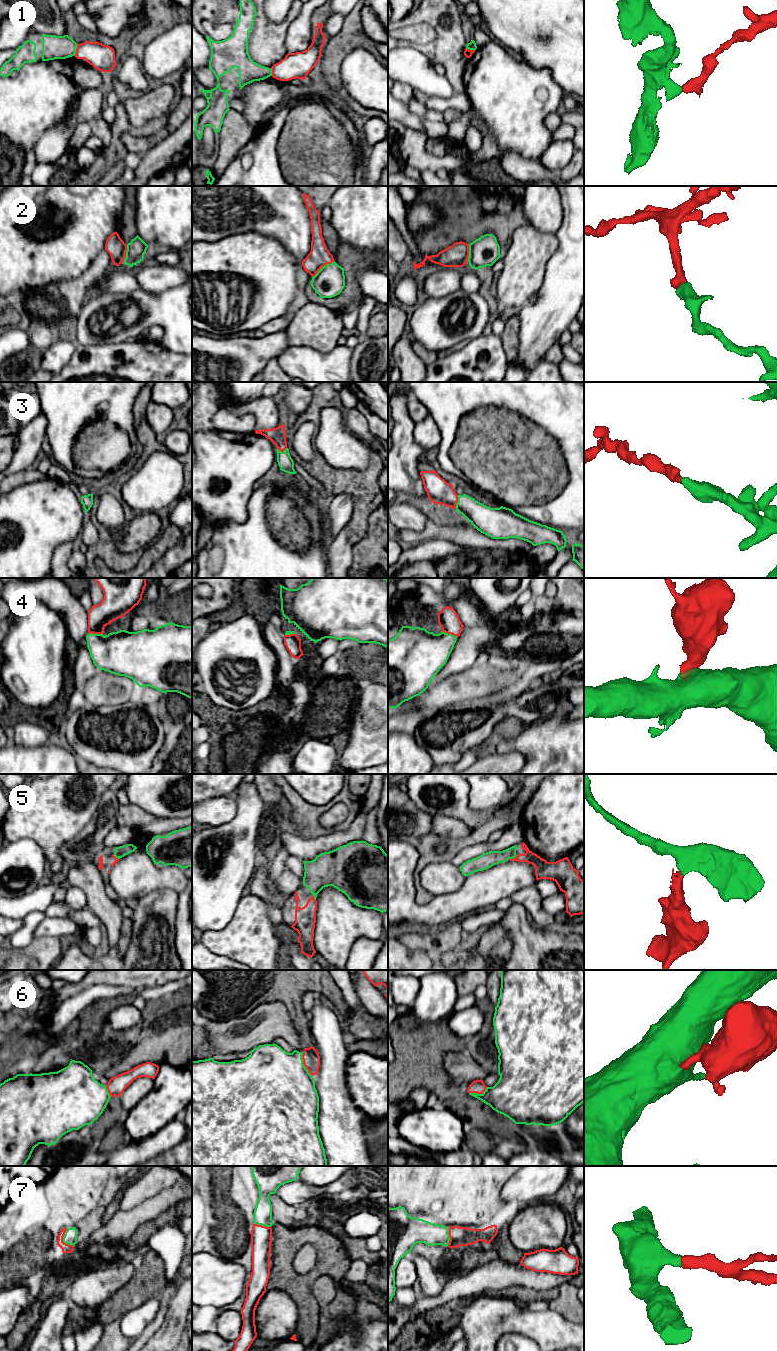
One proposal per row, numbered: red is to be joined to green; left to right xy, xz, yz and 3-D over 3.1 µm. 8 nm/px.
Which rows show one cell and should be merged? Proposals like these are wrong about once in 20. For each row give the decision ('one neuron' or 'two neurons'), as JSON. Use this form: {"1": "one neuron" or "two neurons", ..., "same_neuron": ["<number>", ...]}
{"1": "two neurons", "2": "one neuron", "3": "one neuron", "4": "one neuron", "5": "one neuron", "6": "one neuron", "7": "one neuron", "same_neuron": ["2", "3", "4", "5", "6", "7"]}

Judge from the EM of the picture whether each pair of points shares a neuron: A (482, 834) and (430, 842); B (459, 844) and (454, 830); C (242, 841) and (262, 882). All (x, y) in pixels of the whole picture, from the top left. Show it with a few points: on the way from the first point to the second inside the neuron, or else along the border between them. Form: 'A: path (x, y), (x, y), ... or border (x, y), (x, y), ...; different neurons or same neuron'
A: path (469, 840), (465, 842), (443, 841); same neuron
B: border (474, 829), (458, 838), (441, 839), (434, 834); different neurons
C: border (257, 865), (248, 884), (247, 891); different neurons

